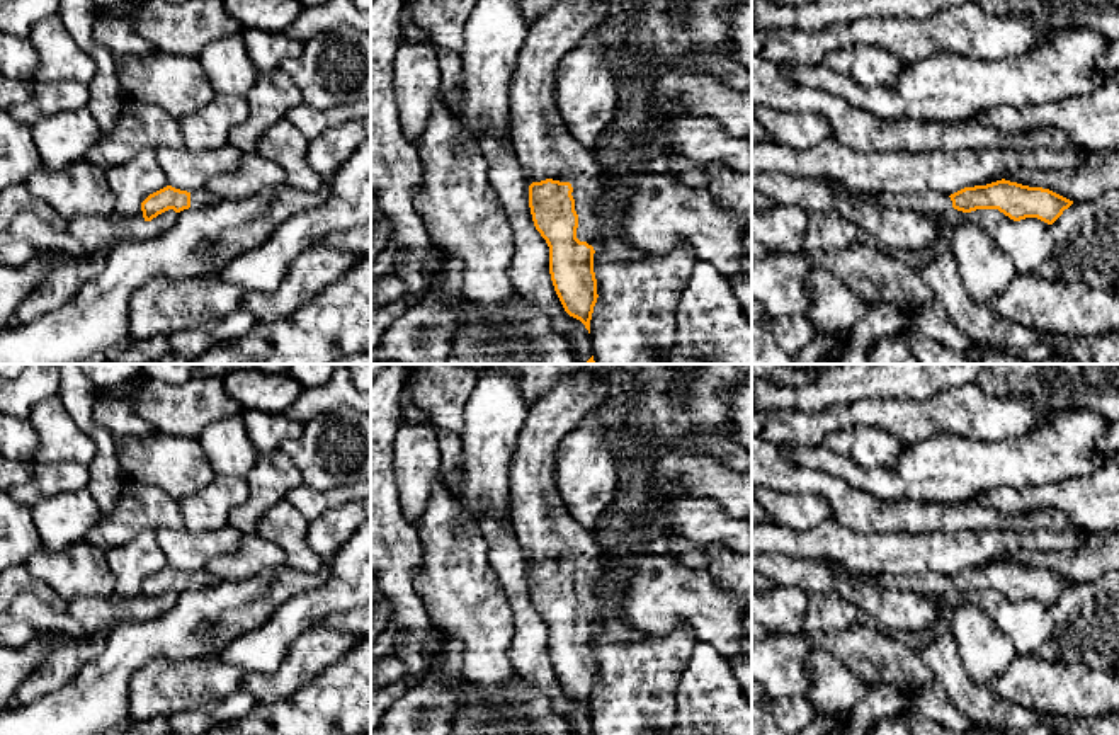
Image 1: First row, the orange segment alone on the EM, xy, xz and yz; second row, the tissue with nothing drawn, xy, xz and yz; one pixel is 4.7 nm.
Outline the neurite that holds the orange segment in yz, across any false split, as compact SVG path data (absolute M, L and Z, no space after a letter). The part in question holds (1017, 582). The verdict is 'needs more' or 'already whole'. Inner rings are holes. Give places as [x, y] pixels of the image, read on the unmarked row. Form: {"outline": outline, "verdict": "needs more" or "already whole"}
{"outline": "M1010 561L964 568L951 577L940 573L912 573L906 577L879 577L886 585L940 599L949 590L971 594L998 590L1014 602L1037 599L1053 606L1073 582L1042 568L1029 568Z", "verdict": "needs more"}

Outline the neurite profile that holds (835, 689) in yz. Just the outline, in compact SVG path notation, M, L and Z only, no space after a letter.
M818 650L808 658L813 682L804 696L821 713L850 713L869 692L869 686L840 664Z

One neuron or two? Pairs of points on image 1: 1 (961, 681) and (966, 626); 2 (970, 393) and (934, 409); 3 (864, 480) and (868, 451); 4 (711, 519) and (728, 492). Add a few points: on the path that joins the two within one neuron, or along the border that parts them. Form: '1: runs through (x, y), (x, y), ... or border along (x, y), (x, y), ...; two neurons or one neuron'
1: border along (949, 632), (966, 672), (976, 683), (988, 686); two neurons
2: runs through (961, 402), (954, 409), (942, 409); one neuron
3: border along (830, 450), (864, 467), (890, 467), (902, 451); two neurons
4: border along (679, 495), (711, 497), (728, 516); two neurons

